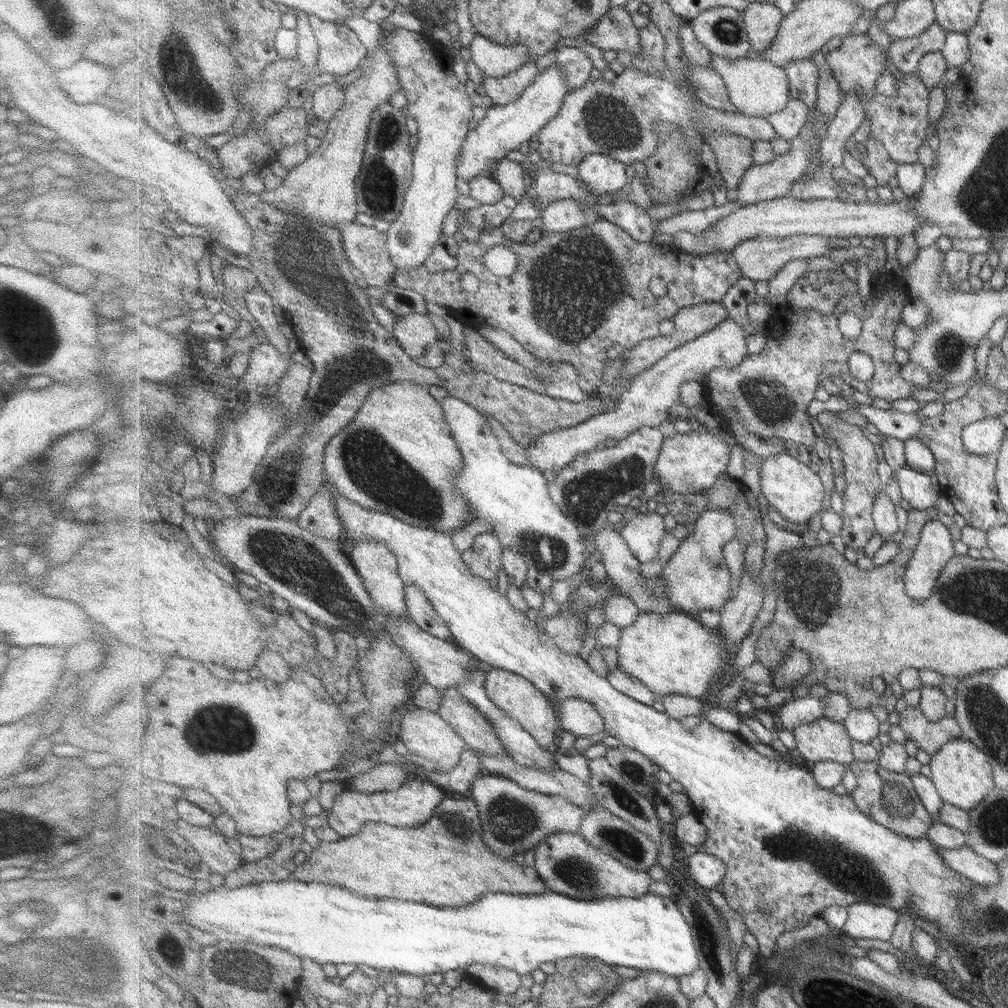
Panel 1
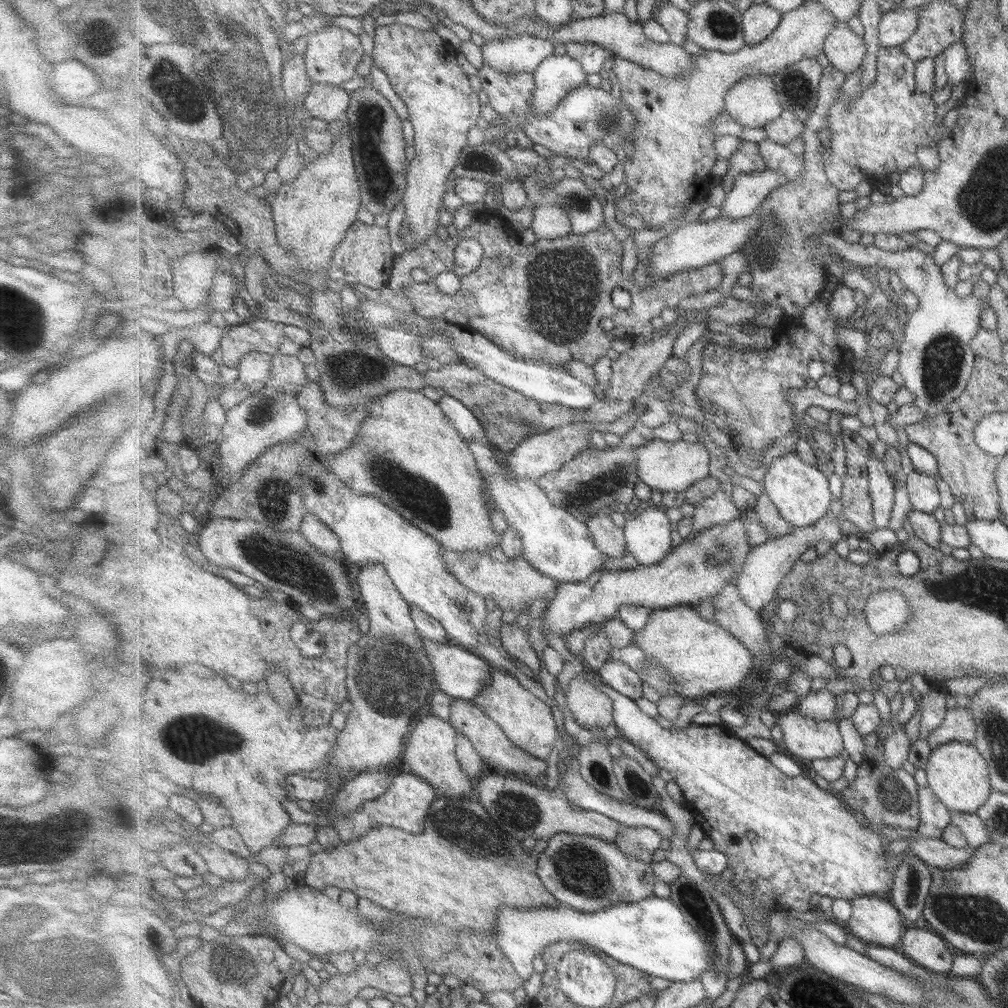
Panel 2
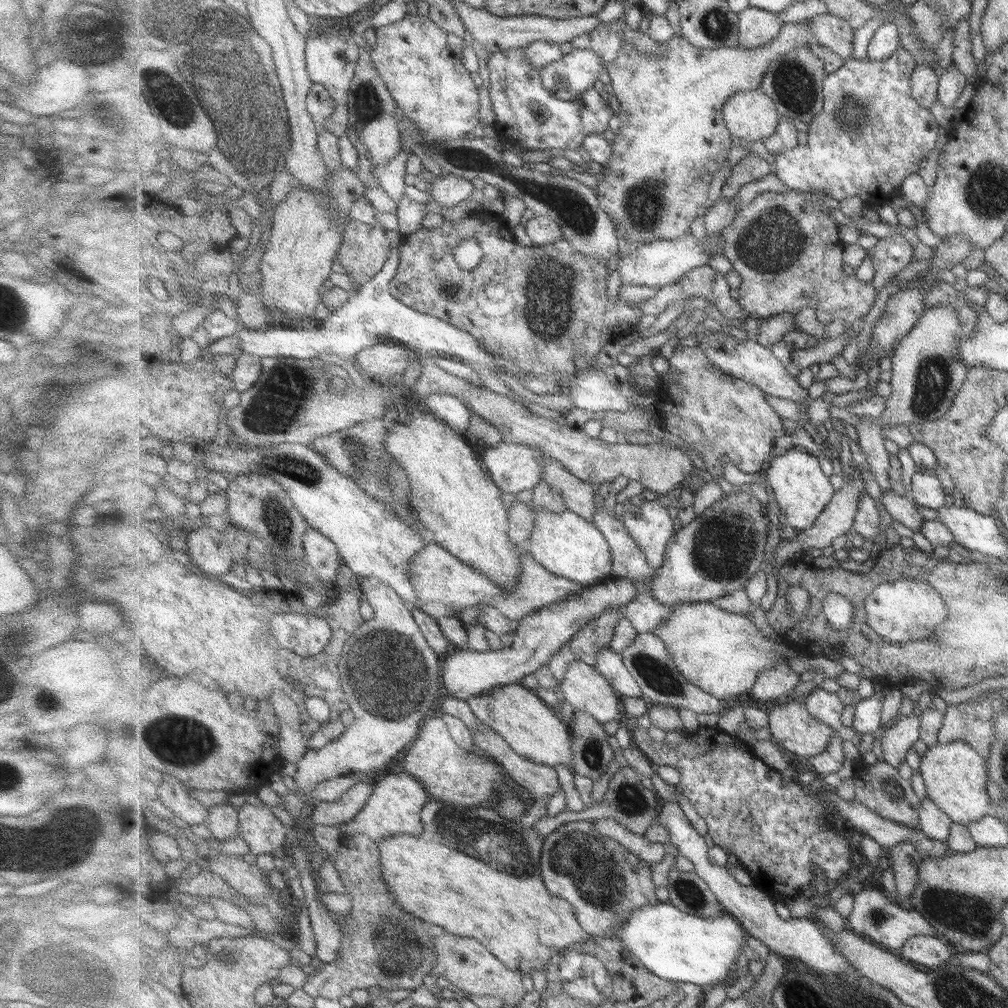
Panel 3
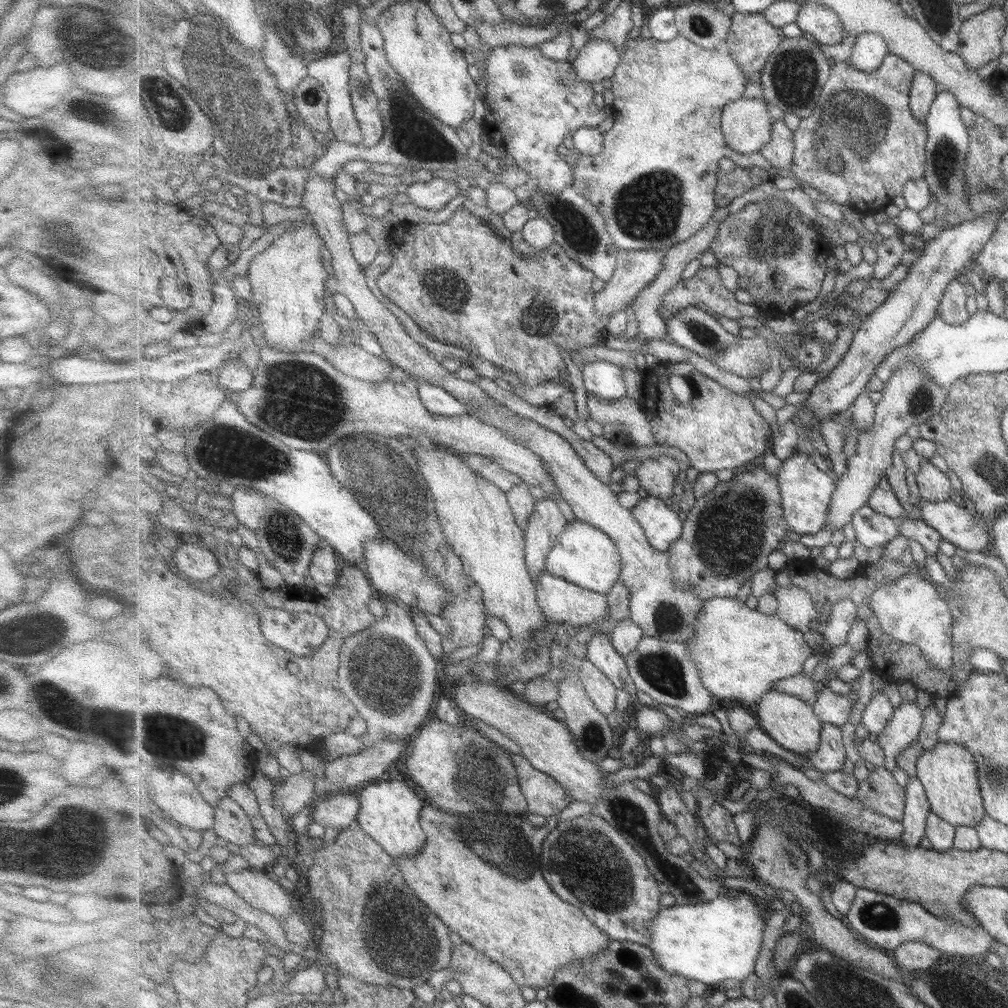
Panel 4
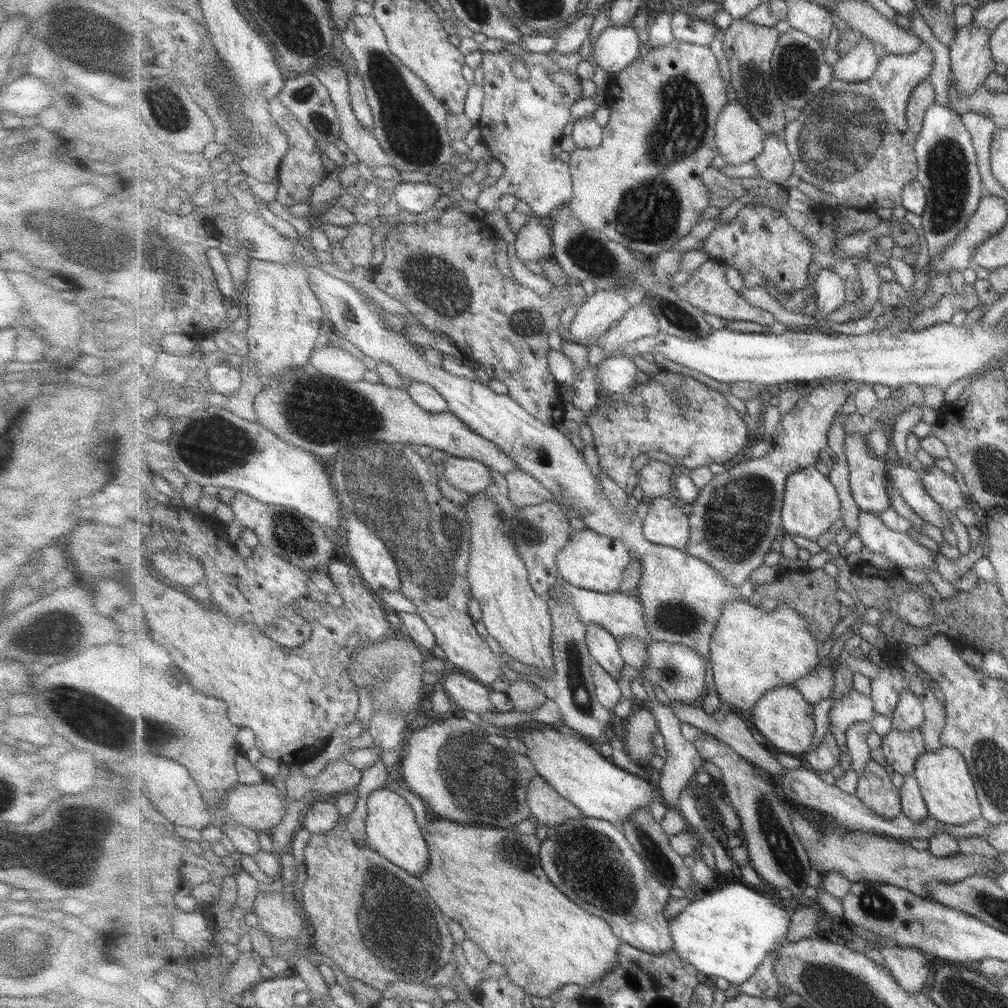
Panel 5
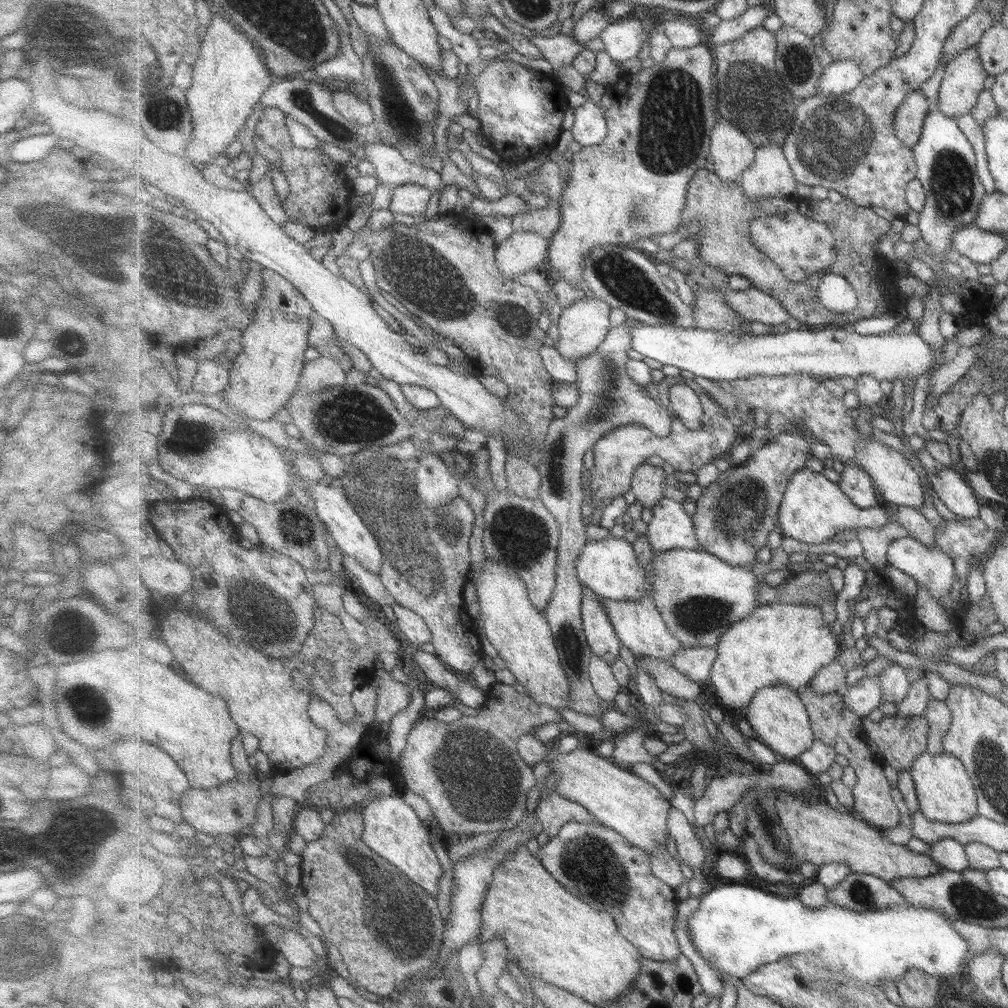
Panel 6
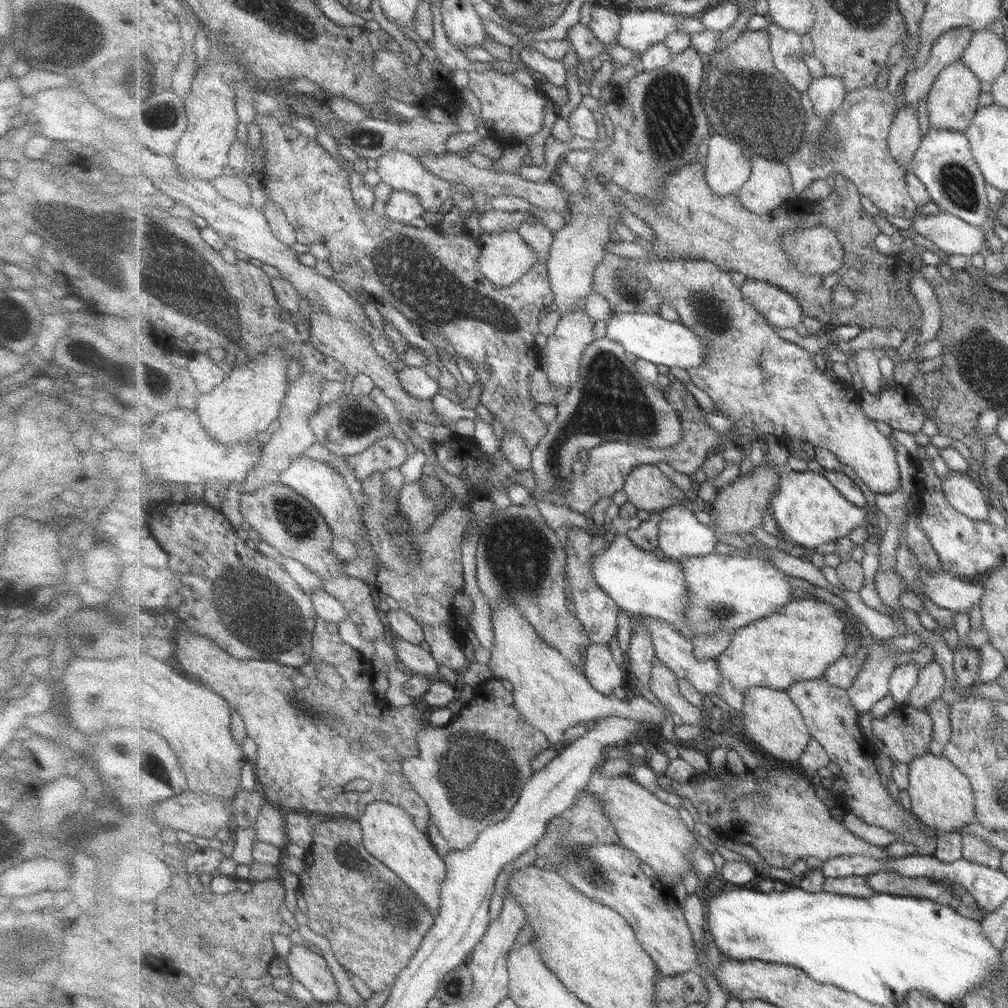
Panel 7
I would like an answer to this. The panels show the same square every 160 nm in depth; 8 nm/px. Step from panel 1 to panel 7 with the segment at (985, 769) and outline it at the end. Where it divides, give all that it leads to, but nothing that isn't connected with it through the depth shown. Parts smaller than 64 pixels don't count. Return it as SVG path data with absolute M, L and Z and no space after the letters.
M932 753L915 758L910 763L911 809L925 826L935 832L955 832L969 824L977 823L974 787L967 777L951 760Z

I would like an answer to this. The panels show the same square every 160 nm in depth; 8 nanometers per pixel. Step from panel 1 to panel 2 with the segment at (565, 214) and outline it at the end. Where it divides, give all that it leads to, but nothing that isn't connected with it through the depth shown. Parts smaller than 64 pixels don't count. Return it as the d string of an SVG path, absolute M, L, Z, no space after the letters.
M545 205L534 211L534 220L530 227L537 240L555 240L571 235L573 226L569 214L557 206Z

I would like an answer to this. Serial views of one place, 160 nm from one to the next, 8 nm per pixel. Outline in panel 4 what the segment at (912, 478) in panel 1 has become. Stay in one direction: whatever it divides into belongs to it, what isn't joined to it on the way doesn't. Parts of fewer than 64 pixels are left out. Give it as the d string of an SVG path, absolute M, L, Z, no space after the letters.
M927 460L920 463L916 484L920 490L920 497L929 502L950 501L951 495L955 492L947 473L941 472Z

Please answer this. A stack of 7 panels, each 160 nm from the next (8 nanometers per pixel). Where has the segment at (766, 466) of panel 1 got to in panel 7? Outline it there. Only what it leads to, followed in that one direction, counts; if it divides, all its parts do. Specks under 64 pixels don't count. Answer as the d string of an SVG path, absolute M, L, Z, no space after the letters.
M783 470L779 491L771 499L770 509L780 535L808 550L844 539L856 527L867 524L867 510L851 503L825 475L808 470Z

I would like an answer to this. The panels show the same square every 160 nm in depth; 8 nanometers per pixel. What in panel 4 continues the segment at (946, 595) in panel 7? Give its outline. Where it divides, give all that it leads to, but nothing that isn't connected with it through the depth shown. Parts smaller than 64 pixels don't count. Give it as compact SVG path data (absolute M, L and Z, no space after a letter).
M866 505L852 520L855 540L866 549L883 548L891 542L895 536L899 536L897 520L876 511L873 507Z

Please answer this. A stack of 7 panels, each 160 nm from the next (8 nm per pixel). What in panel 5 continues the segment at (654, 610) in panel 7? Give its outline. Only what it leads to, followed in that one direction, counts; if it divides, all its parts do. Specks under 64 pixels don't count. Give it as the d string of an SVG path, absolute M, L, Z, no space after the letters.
M585 528L571 532L570 541L560 550L556 559L558 576L564 582L582 589L609 594L620 592L632 556L628 546L620 539L609 538Z

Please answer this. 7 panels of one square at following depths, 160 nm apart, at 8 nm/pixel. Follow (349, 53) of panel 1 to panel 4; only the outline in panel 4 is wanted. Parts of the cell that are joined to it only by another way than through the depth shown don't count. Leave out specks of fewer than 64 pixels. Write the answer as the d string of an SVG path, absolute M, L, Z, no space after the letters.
M347 49L346 50L339 50L339 52L333 52L333 54L326 54L326 55L323 55L322 57L317 57L317 58L309 61L309 63L308 63L308 70L309 70L308 76L316 78L323 85L323 88L326 90L326 93L328 94L328 101L329 101L329 104L328 104L328 117L330 118L330 132L333 134L334 138L337 139L338 141L343 141L343 142L346 142L346 143L349 143L349 144L359 145L359 146L363 146L363 148L367 148L367 146L364 146L364 144L362 144L362 127L360 126L358 118L356 117L356 112L355 112L355 109L354 109L354 103L352 102L352 96L351 96L351 93L350 93L350 68L351 68L351 63L352 63L352 58L351 58L351 55L348 53L348 50Z

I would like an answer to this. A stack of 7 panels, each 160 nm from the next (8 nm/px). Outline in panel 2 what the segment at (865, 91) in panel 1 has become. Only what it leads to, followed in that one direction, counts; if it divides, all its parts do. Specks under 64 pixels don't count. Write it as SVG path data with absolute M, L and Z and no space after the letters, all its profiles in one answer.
M839 21L834 32L827 37L824 48L830 63L846 75L862 68L869 51L863 36L853 32L847 22Z

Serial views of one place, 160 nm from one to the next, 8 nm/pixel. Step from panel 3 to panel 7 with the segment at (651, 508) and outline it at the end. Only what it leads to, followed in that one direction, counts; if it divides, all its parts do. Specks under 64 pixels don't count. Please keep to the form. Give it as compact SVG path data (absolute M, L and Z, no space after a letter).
M684 505L664 509L659 521L658 547L666 558L678 561L686 556L703 556L720 547L714 530L701 524L693 510Z

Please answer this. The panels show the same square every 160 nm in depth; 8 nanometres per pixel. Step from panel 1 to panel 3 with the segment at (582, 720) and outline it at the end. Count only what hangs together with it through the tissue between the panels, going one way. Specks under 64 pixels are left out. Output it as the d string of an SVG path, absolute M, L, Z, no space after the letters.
M572 662L560 681L560 689L574 712L587 710L597 723L607 724L619 717L621 696L596 666Z

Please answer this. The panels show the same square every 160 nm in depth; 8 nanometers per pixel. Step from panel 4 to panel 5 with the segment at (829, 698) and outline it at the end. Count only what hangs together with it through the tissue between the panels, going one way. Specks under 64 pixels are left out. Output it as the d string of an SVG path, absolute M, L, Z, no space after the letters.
M851 690L849 694L834 702L830 709L830 728L839 743L842 754L848 754L847 730L857 722L870 722L875 716L871 695Z

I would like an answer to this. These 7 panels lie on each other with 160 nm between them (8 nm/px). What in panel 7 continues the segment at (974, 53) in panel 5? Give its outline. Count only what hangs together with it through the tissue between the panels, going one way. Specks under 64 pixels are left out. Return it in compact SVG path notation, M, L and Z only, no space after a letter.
M963 61L950 64L936 79L927 96L929 126L941 130L965 132L980 108L981 79Z

